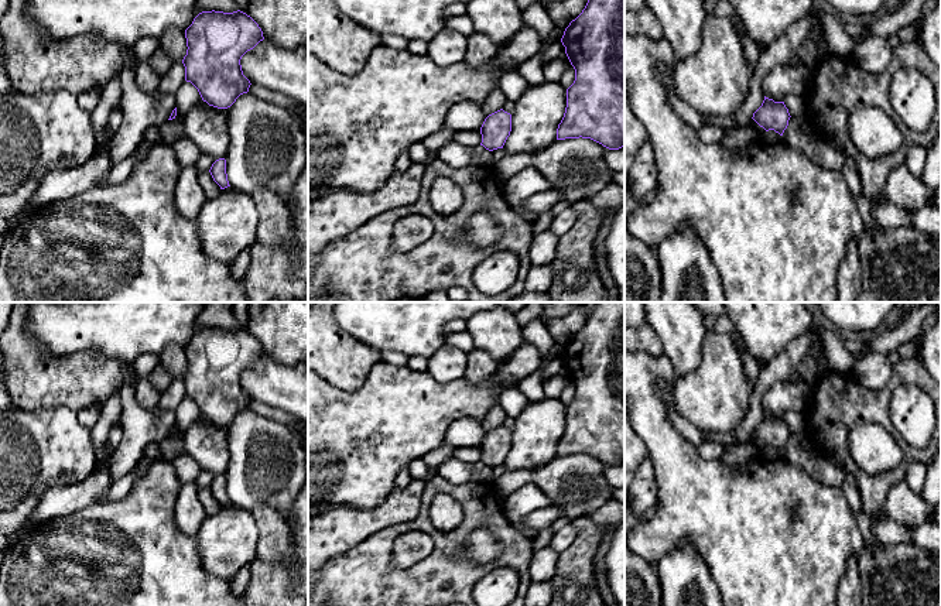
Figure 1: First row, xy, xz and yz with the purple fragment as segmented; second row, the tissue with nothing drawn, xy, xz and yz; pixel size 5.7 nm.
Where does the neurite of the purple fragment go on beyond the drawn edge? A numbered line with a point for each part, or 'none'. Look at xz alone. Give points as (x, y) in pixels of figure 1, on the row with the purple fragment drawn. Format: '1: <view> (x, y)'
none

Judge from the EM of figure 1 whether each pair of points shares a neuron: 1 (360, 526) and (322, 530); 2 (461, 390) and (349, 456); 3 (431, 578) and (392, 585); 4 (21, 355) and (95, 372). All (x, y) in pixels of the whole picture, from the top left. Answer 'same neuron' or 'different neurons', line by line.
1: same neuron
2: same neuron
3: same neuron
4: same neuron

